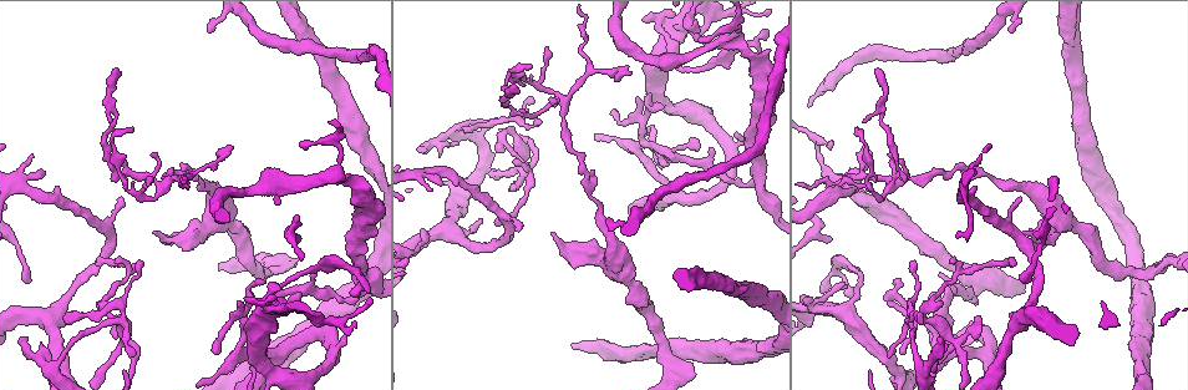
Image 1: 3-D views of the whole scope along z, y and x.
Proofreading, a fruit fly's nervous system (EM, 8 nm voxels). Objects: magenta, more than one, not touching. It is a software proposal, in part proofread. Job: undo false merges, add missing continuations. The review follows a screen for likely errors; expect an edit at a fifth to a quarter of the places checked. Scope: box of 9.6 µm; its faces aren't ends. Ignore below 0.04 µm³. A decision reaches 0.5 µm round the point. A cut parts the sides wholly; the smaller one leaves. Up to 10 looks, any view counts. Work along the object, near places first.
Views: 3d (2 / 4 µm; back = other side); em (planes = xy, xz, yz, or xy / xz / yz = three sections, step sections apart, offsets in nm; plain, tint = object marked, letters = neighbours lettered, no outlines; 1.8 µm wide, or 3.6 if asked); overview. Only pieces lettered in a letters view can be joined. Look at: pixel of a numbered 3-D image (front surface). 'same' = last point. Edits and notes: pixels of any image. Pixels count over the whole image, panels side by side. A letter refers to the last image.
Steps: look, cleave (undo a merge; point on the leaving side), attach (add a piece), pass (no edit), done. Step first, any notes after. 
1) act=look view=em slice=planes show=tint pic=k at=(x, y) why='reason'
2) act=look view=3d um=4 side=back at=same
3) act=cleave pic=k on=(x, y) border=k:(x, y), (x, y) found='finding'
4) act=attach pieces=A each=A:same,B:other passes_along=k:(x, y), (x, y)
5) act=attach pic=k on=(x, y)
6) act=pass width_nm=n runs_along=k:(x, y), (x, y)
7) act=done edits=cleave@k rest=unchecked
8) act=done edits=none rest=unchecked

act=look view=em slice=yz step=16 show=plain pic=1 at=(107, 318) why='thick turns thin'

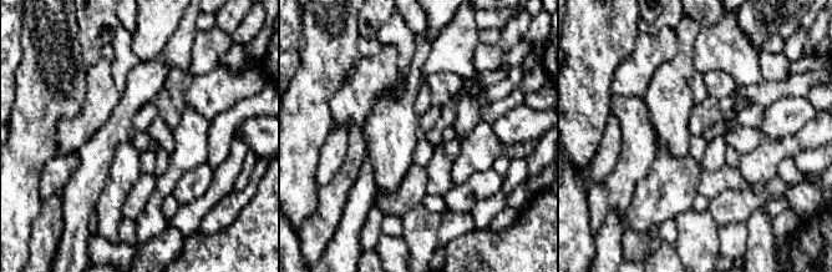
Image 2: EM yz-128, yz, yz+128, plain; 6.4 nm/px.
act=look view=em slice=yz step=16 show=letters at=same

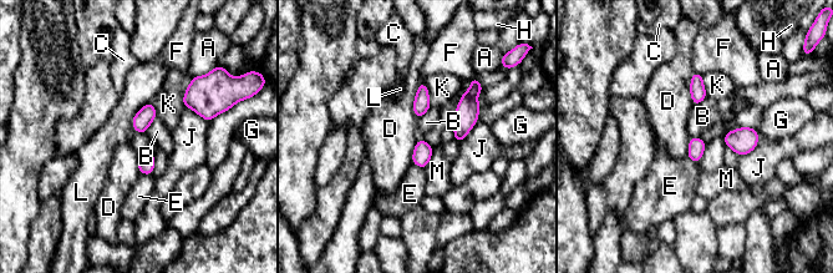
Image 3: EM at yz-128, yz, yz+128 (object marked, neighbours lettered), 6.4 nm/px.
act=pass width_nm=110 each=A:other,B:other,C:other,D:other,E:other,F:other,G:other,H:other,J:other,K:other,L:other,M:other border=3:(136, 131), (145, 135) found='one neuron here'

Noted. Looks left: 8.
act=look view=em um=3.6 slice=planes show=letters pic=1 at=(921, 376) why='sharp bend'

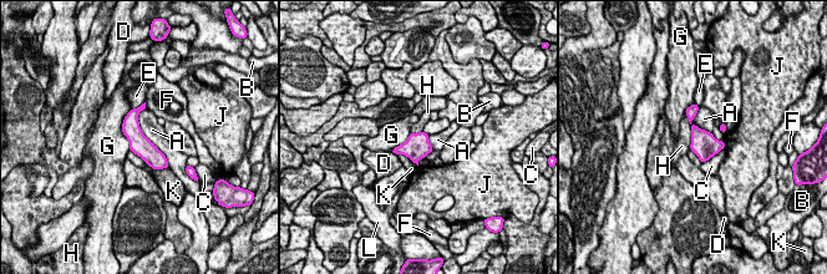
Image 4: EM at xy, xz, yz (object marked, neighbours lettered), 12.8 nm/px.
act=pass width_nm=280 each=A:other,B:other,C:other,D:other,E:other,F:other,G:other,H:other,J:other,K:other,L:other found='continuous, no second neuron'

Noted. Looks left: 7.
act=look view=3d um=4 pic=1 at=(656, 171) why='thick turns thin'

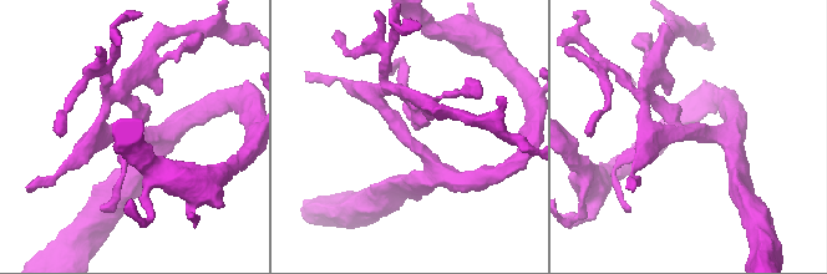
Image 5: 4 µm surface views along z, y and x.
act=look view=em slice=xy step=16 show=letters pic=5 at=(409, 131) arms=4 why='need the tissue'

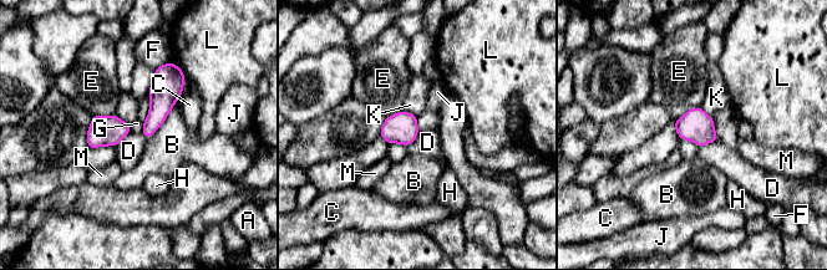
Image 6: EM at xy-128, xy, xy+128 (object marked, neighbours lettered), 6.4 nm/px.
act=pass width_nm=100 each=A:other,B:other,C:other,D:other,E:other,F:other,G:other,H:other,J:other,K:other,L:other,M:other border=6:(718, 138), (699, 147) found='all the same neuron'

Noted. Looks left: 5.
act=look view=em slice=planes show=letters pic=1 at=(758, 184) why='sharp bend'

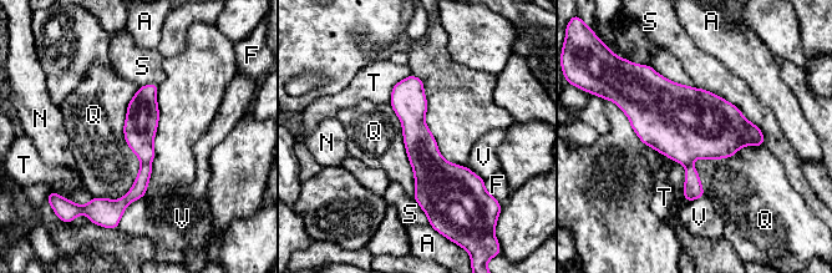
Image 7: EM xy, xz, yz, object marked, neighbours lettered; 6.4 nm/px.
act=cleave pic=7 on=(140, 129) each=A:other,F:other,N:other,Q:other,S:other,T:other,V:other part_leaving=7:(411, 79), (431, 210) found='a second neuron is stuck on'

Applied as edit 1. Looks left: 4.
act=done edits=cleave@7 rest=unchecked

